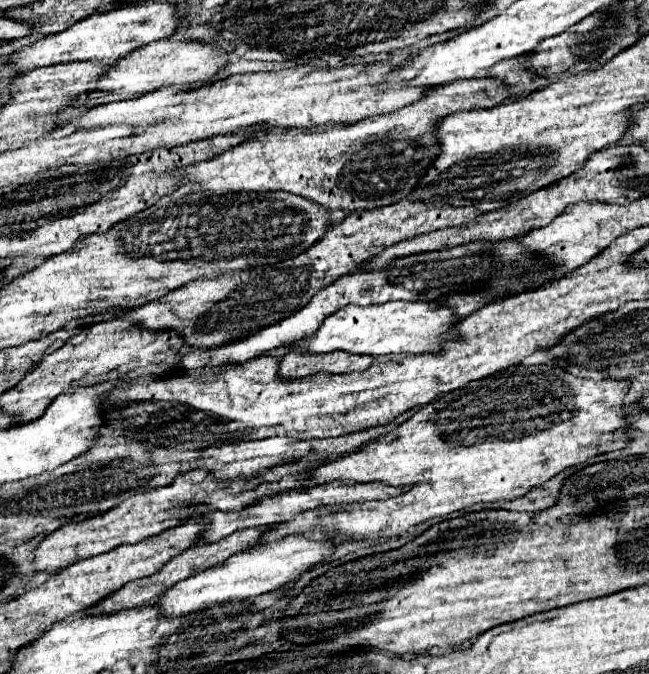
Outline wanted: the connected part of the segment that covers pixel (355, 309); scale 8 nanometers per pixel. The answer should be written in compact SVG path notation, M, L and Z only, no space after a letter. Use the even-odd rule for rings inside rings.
M387 301L381 305L347 305L337 313L325 317L321 329L297 345L283 345L287 351L301 353L329 353L329 351L347 351L359 355L387 355L387 353L437 353L441 339L449 333L451 325L457 323L453 313L447 307L435 303L407 303L407 301Z

